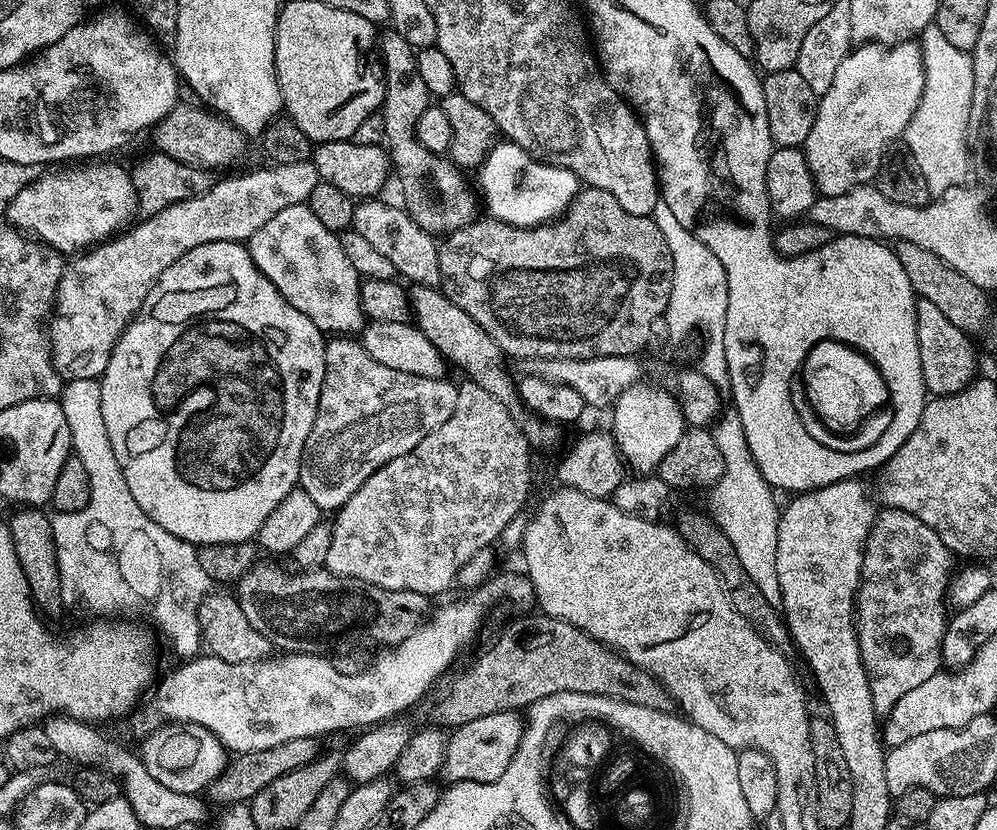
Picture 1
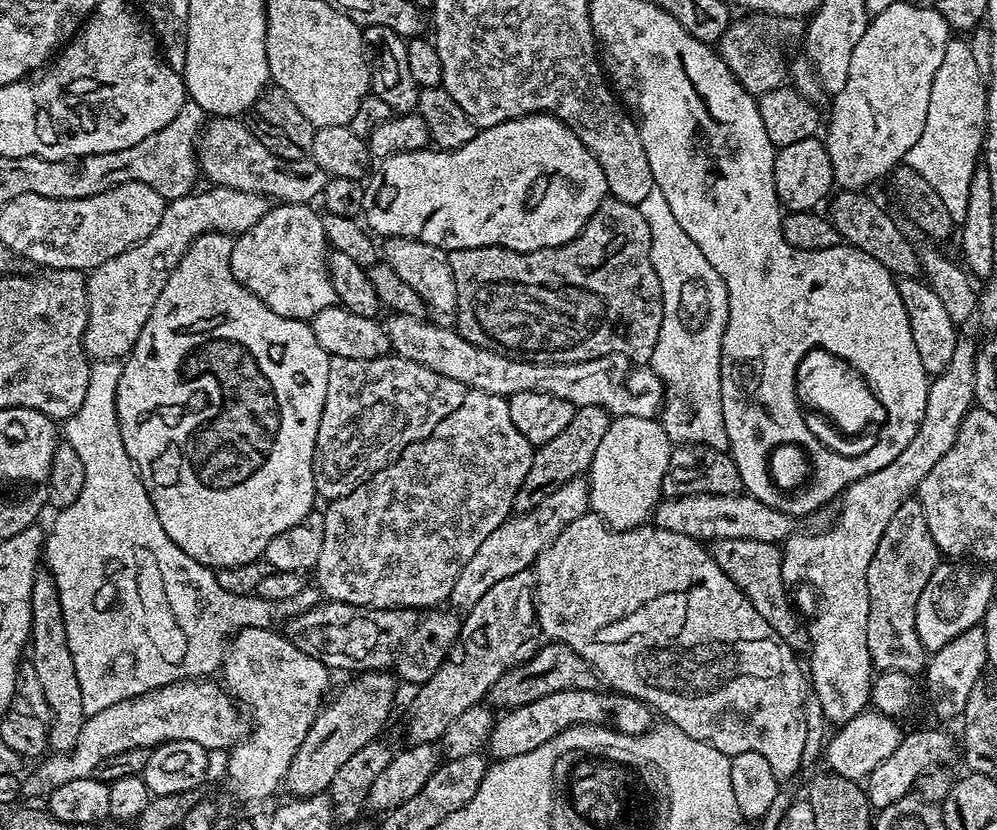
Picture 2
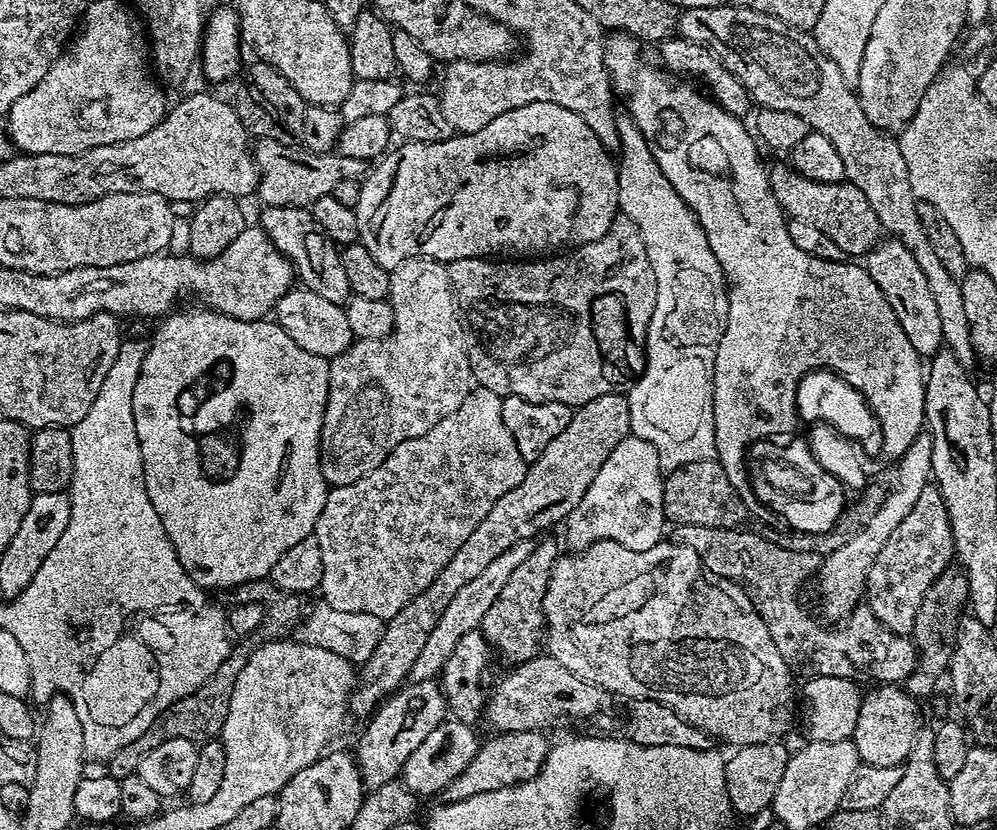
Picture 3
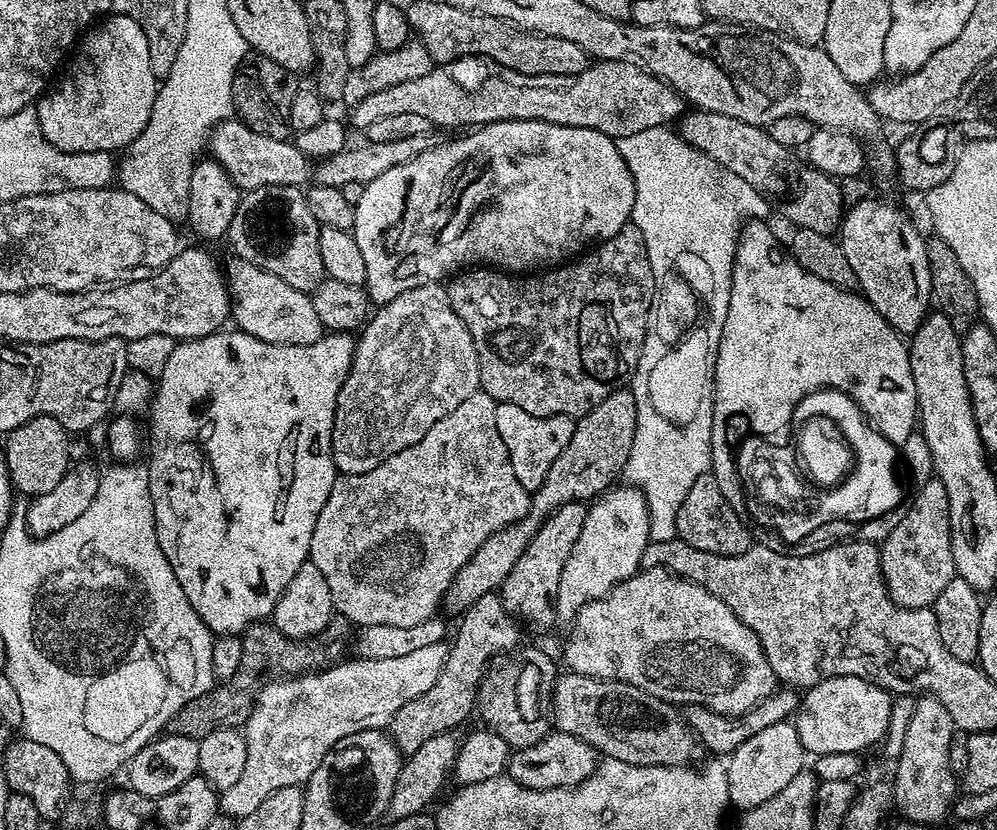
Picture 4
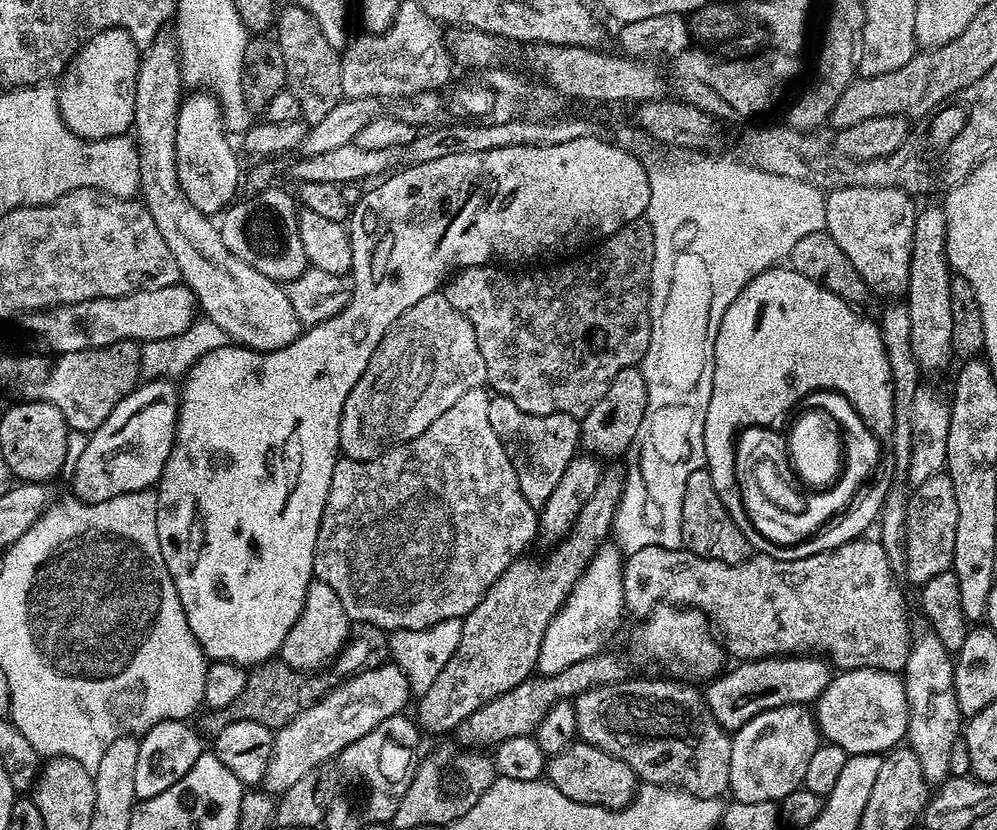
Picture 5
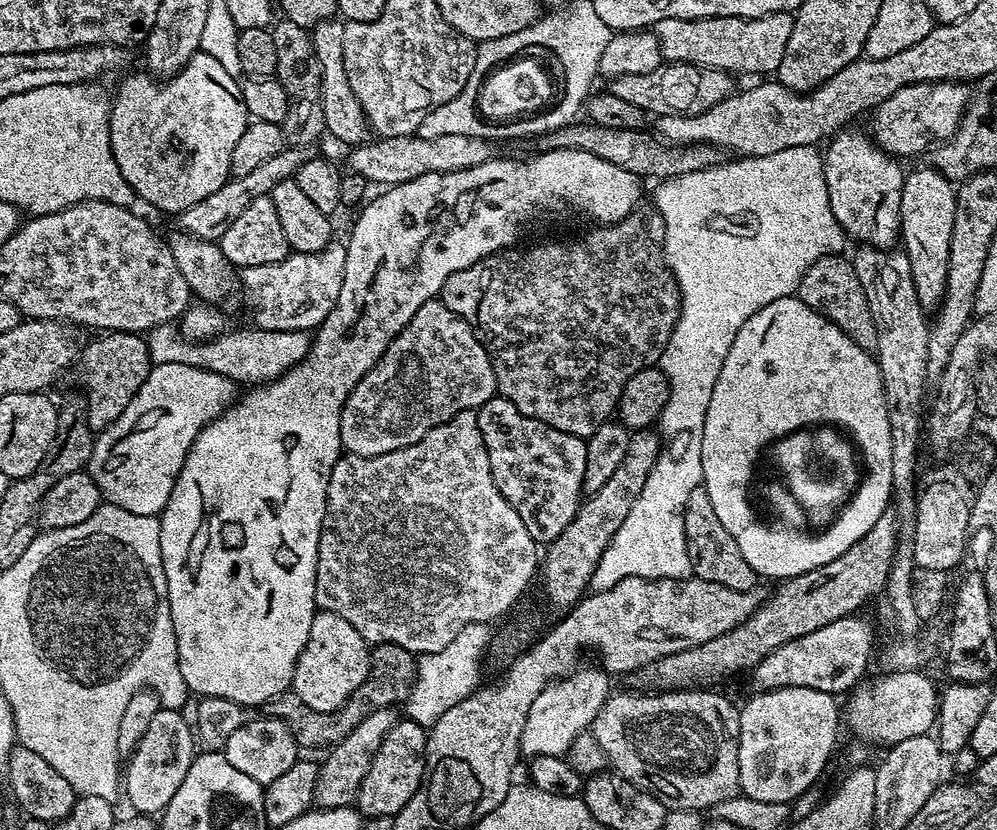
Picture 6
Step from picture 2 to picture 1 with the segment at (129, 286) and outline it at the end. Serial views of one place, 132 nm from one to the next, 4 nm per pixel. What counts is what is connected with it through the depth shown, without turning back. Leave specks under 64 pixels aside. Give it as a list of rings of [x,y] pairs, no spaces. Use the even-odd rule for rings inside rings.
[[[310,160],[302,163],[286,163],[275,164],[267,166],[268,168],[260,168],[254,170],[248,174],[242,176],[232,176],[222,181],[220,179],[215,181],[211,187],[206,191],[200,192],[196,196],[192,196],[190,199],[184,199],[182,202],[172,203],[166,207],[165,210],[160,210],[158,214],[147,216],[141,219],[141,223],[135,223],[132,227],[129,227],[124,233],[113,237],[109,241],[104,241],[102,244],[85,251],[83,254],[77,255],[76,260],[67,265],[64,269],[64,277],[60,280],[60,285],[56,291],[56,303],[54,305],[54,315],[50,320],[50,347],[52,349],[52,359],[55,363],[56,369],[59,370],[61,377],[65,381],[77,380],[78,378],[92,378],[99,379],[105,372],[106,366],[109,364],[109,356],[113,352],[113,346],[119,340],[121,334],[127,328],[129,322],[135,319],[137,312],[140,311],[141,306],[145,302],[145,298],[149,294],[149,290],[153,288],[154,282],[160,277],[165,270],[174,264],[182,256],[182,254],[188,253],[194,248],[194,246],[205,245],[208,241],[236,241],[246,242],[252,237],[258,229],[266,224],[271,218],[274,218],[274,214],[280,210],[286,209],[290,205],[298,205],[307,203],[310,196],[310,192],[314,190],[314,186],[319,184],[320,179],[317,174],[317,168],[313,166]]]

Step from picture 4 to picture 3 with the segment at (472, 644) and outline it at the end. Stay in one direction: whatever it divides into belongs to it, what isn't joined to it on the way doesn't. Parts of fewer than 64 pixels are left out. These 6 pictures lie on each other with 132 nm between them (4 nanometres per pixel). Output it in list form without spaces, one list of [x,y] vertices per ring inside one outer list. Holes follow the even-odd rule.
[[[418,680],[405,683],[399,692],[393,692],[372,713],[354,755],[360,767],[365,789],[371,790],[395,781],[406,764],[406,758],[426,742],[428,735],[449,715],[443,687],[436,680]]]

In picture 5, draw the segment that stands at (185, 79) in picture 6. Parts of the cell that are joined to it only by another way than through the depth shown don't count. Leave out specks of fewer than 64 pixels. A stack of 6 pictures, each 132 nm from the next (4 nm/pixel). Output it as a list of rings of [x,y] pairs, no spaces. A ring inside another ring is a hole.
[[[204,90],[195,94],[197,96],[189,95],[180,106],[176,127],[176,165],[186,198],[190,198],[190,202],[194,202],[204,216],[212,218],[223,213],[237,199],[236,191],[242,188],[242,172],[240,176],[240,164],[228,141],[230,136],[226,131],[220,102],[215,95]]]

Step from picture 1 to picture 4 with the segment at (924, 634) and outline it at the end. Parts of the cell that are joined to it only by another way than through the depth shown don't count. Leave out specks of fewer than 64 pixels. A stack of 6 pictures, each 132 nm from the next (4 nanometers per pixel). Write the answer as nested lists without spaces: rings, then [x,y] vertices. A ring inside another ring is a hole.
[[[935,478],[915,489],[916,497],[910,500],[906,518],[898,523],[890,536],[879,545],[880,565],[884,575],[884,585],[892,601],[900,608],[932,608],[938,594],[946,590],[946,585],[956,577],[954,550],[950,546],[950,502],[946,498],[946,486]]]

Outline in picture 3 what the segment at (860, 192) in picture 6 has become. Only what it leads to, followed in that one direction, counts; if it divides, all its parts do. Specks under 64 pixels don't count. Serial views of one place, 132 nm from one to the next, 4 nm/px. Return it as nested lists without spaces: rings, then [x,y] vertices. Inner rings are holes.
[[[888,238],[868,253],[866,267],[870,278],[878,282],[878,290],[882,290],[886,302],[890,302],[902,331],[906,333],[906,338],[910,338],[910,346],[914,346],[921,358],[935,356],[945,347],[942,321],[934,303],[934,294],[930,294],[930,282],[926,282],[926,274],[922,274],[918,262],[914,262],[914,254],[906,250],[900,240]]]

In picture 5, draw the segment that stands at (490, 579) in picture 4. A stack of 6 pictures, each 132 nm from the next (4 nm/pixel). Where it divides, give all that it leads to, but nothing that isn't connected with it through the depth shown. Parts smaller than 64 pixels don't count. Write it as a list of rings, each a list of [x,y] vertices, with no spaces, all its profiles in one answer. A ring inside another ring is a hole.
[[[639,367],[622,370],[622,374],[614,378],[610,390],[602,394],[598,406],[580,420],[580,448],[604,462],[622,455],[631,444],[633,447],[637,443],[647,405],[643,371]]]

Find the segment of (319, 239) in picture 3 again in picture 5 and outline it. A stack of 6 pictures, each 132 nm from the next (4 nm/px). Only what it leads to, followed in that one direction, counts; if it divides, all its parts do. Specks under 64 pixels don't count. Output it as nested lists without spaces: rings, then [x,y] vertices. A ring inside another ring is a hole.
[[[276,187],[262,188],[259,192],[249,195],[247,197],[249,200],[237,199],[219,217],[218,227],[222,242],[226,242],[226,250],[230,250],[230,254],[242,258],[242,262],[246,262],[246,266],[254,266],[254,270],[258,270],[258,274],[266,274],[266,278],[291,282],[298,279],[310,265],[306,258],[306,249],[302,246],[302,237],[298,234],[300,212],[297,197],[293,193],[291,196],[284,188]]]

